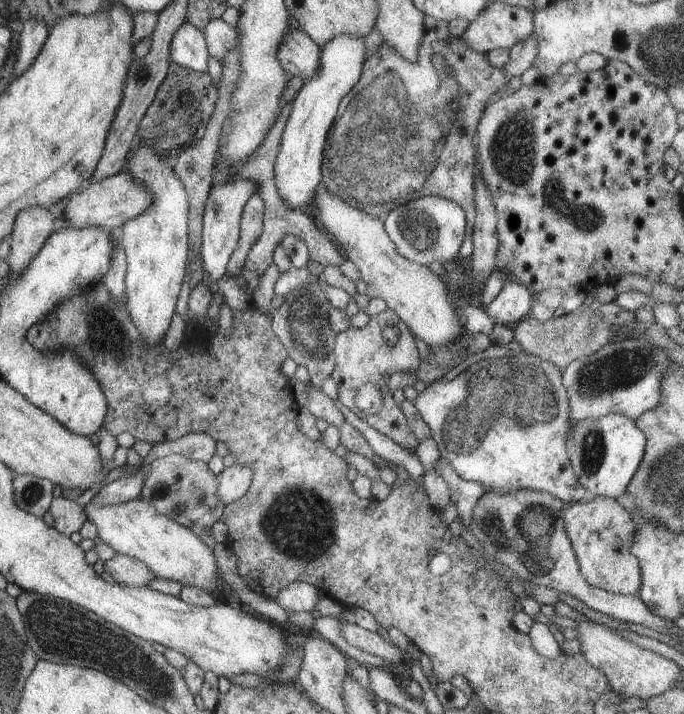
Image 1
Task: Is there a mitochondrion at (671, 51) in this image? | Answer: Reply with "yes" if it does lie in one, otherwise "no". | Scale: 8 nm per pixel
yes

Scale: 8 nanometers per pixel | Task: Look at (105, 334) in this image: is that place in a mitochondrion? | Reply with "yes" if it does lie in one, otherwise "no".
yes

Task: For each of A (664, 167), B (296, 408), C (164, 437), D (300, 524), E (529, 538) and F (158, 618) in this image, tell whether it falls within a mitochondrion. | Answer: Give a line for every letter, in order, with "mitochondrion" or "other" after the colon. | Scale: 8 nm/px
A: other
B: other
C: other
D: mitochondrion
E: mitochondrion
F: other

